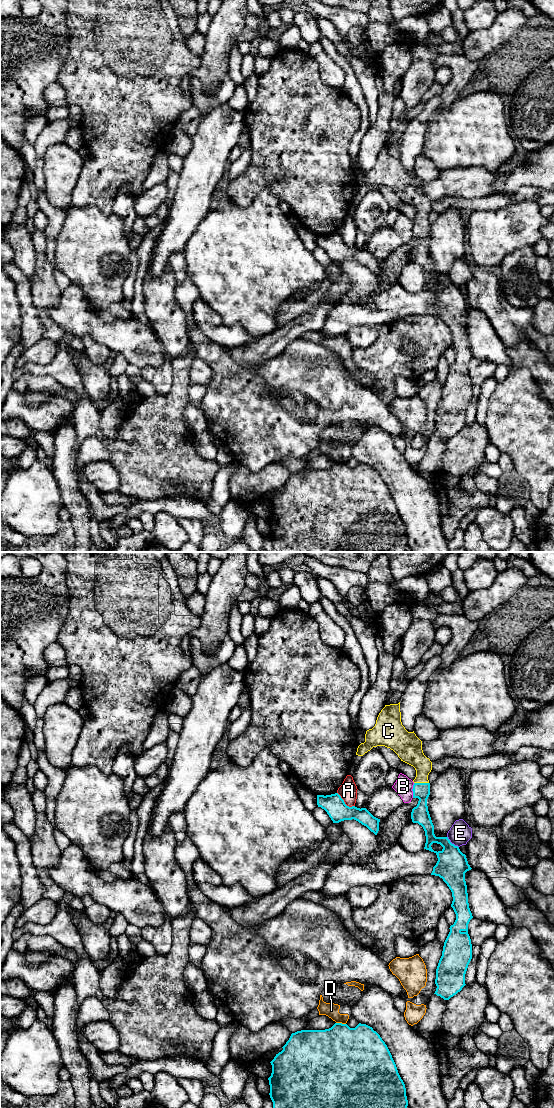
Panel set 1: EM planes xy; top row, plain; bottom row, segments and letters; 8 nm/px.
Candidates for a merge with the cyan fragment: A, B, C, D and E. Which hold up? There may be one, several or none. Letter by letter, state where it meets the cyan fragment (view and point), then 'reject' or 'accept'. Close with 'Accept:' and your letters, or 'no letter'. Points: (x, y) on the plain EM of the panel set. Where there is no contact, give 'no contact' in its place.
A: contact xy (344, 242); reject
B: contact xy (412, 230); reject
C: contact xy (421, 223); accept
D: contact xy (341, 463); reject
E: contact xy (451, 283); reject
Accept: C

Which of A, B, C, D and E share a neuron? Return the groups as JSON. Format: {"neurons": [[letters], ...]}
{"neurons": [["A"], ["B"], ["C"], ["D"], ["E"]]}

